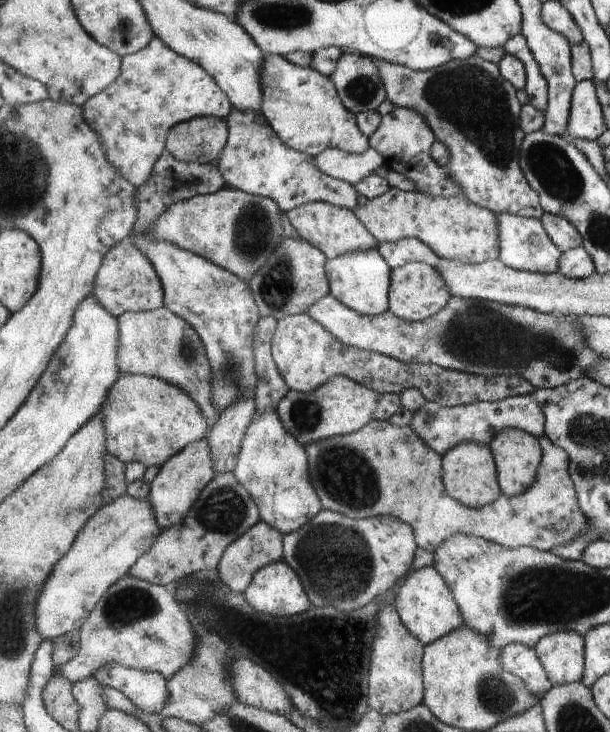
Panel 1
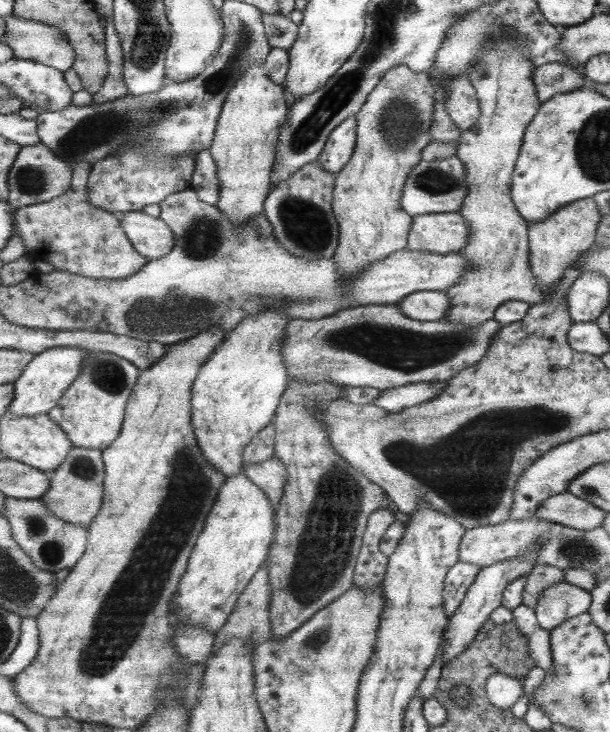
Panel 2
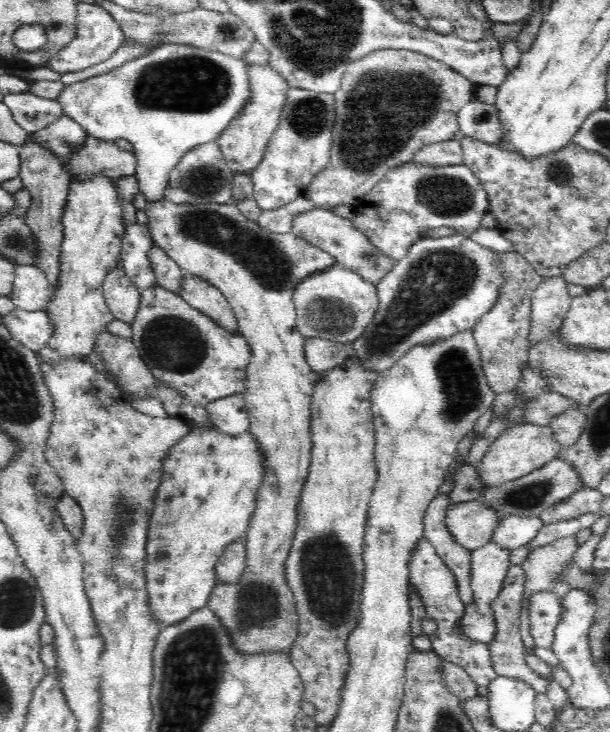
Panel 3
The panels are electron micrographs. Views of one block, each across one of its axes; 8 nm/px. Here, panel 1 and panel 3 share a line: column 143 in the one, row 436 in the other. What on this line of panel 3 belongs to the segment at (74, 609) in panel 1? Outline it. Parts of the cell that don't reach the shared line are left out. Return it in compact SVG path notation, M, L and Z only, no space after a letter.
M516 424L506 428L502 434L491 443L484 457L479 462L478 472L481 473L482 485L500 485L503 482L517 480L530 474L537 468L562 456L565 447L562 446L549 425Z

